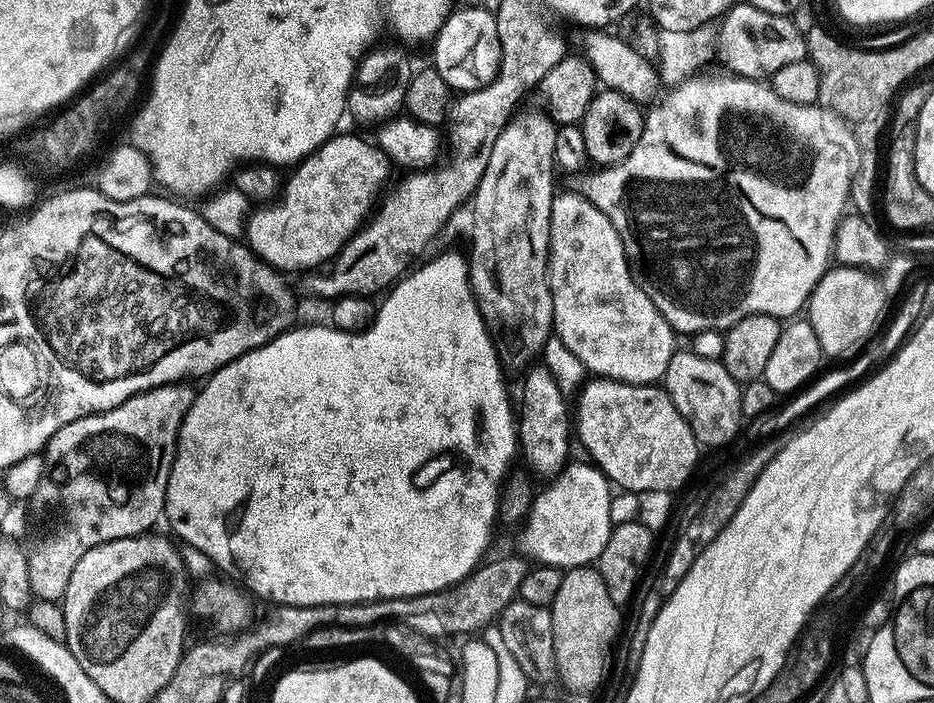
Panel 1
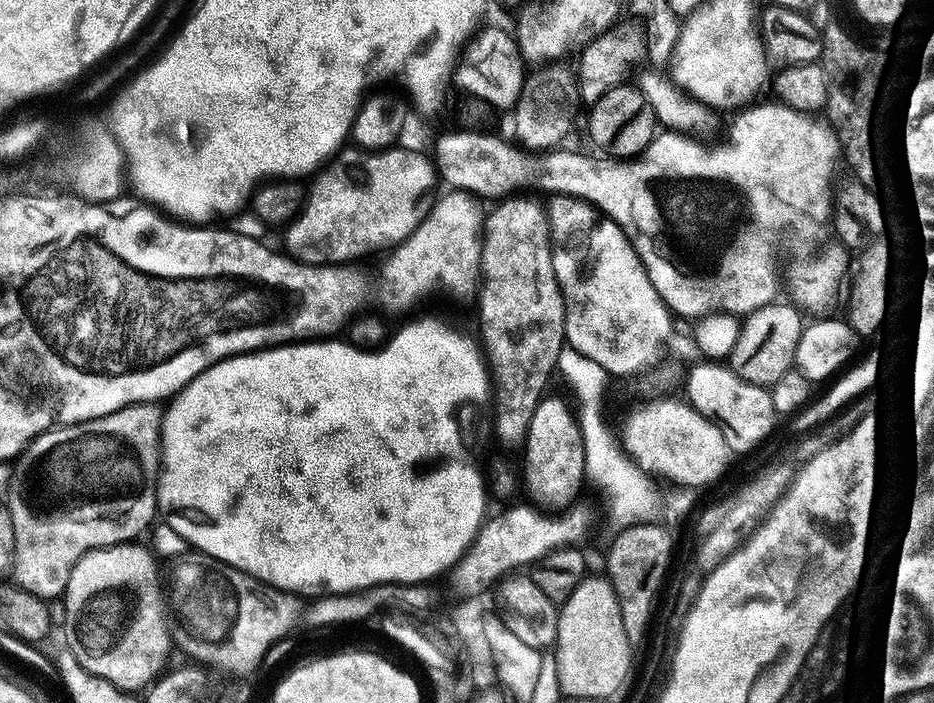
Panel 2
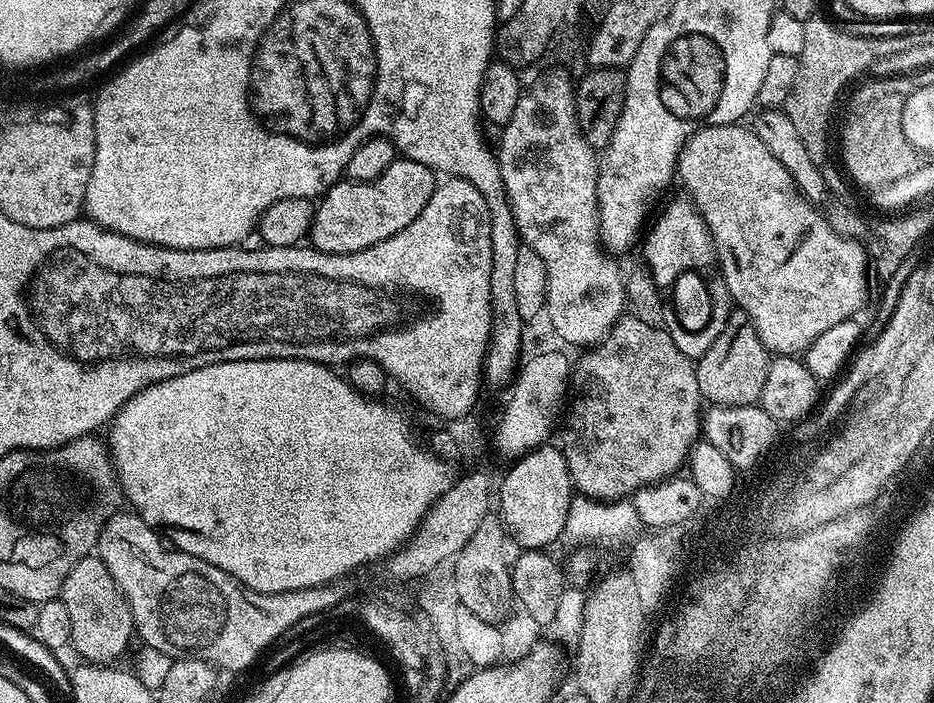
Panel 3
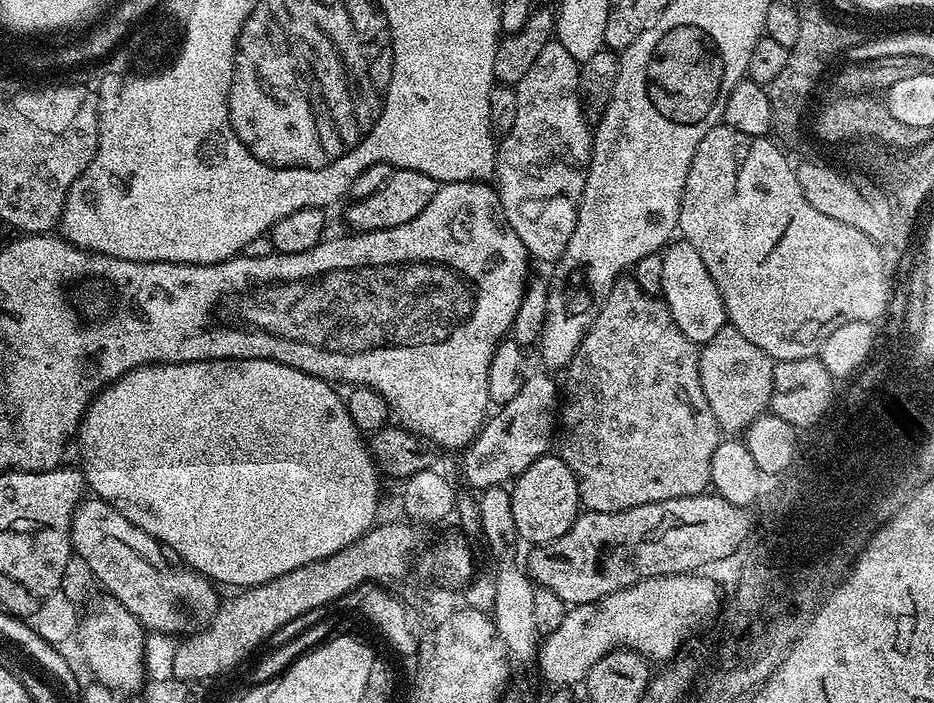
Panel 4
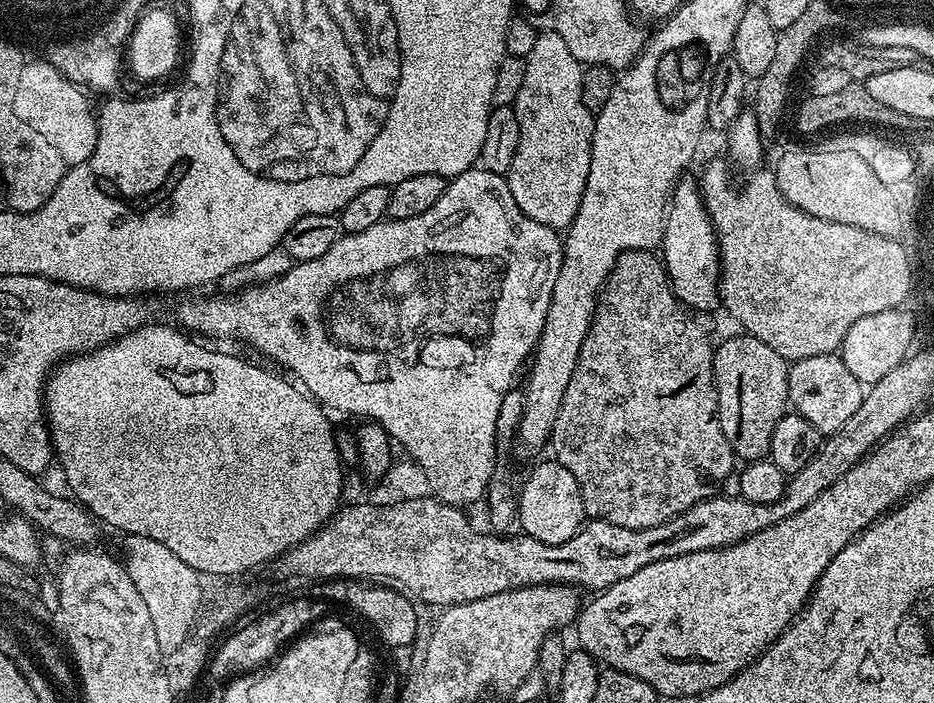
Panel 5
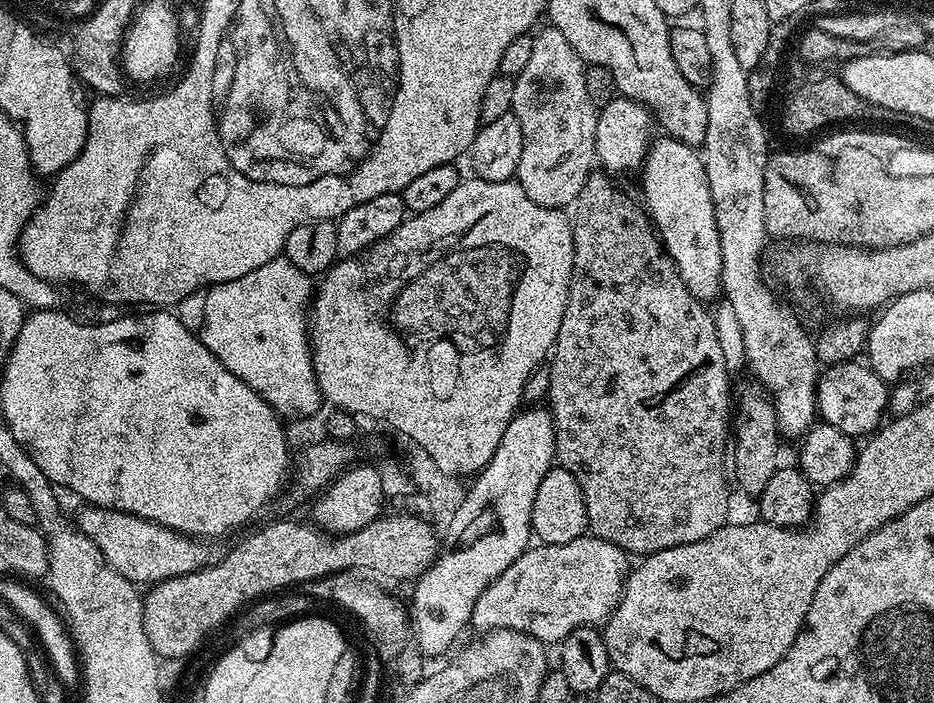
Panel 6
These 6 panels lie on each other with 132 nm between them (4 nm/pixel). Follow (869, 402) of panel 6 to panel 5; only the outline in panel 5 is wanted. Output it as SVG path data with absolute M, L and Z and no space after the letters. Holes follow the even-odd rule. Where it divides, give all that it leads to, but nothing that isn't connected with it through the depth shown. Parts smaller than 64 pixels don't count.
M827 352L818 354L814 358L802 358L795 361L788 369L789 405L794 409L795 415L806 418L806 422L810 422L810 426L814 426L821 434L834 433L844 426L854 414L854 410L862 405L865 391L865 385L861 384L858 378L854 378L850 370L846 370L846 362L839 354Z

